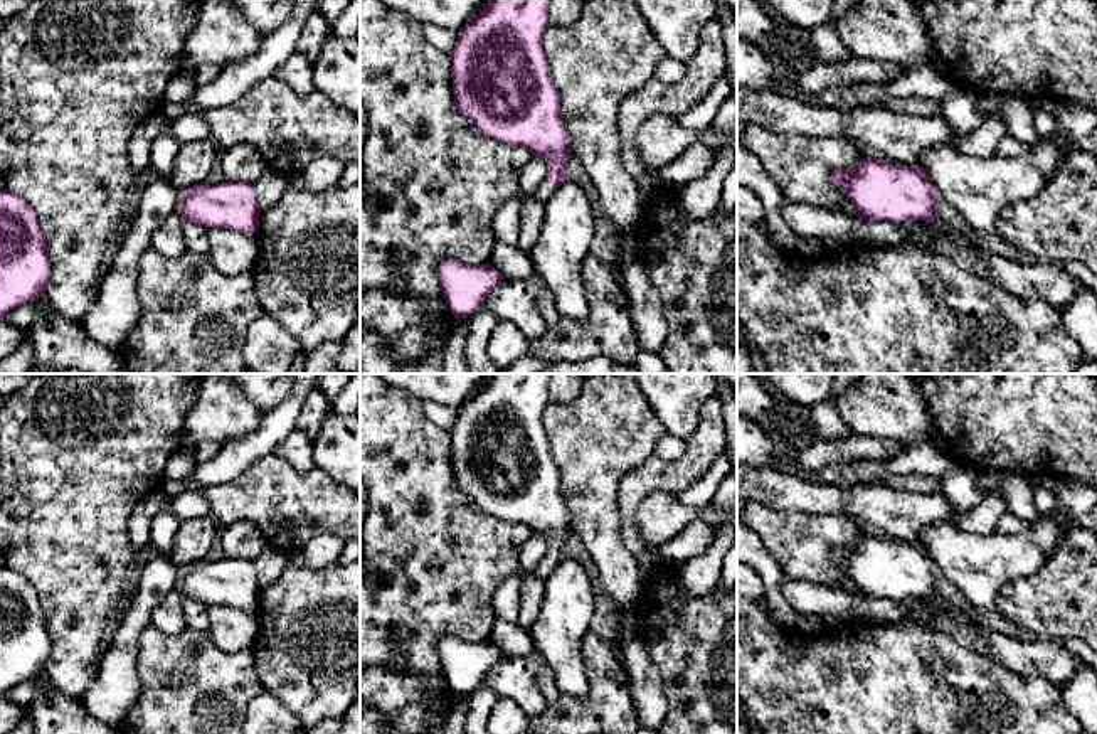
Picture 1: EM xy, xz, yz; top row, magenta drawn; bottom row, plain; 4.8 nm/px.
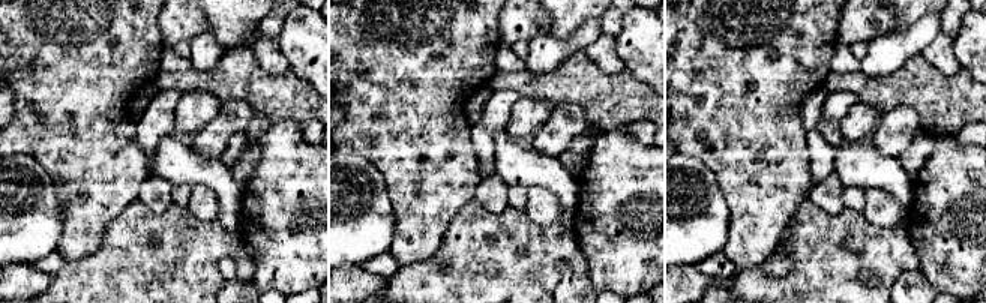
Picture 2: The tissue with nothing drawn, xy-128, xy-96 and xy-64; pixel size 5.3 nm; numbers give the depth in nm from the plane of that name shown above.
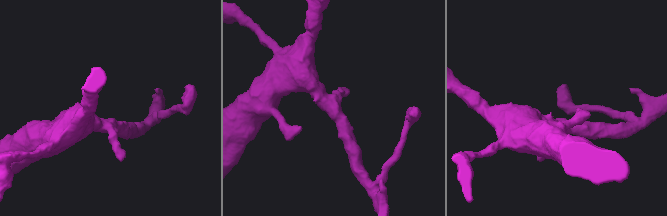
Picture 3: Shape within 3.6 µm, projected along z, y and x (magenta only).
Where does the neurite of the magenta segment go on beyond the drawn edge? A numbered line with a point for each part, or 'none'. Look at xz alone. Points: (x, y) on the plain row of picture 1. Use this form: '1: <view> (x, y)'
1: xz (544, 569)

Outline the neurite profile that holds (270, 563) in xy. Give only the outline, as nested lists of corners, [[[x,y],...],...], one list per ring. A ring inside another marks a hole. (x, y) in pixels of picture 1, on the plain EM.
[[[266,544],[261,554],[252,561],[261,588],[268,586],[286,564],[288,554]]]

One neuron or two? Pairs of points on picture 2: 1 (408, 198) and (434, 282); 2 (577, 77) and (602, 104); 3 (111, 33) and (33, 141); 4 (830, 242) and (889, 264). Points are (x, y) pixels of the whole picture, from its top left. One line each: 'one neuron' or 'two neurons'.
1: two neurons
2: one neuron
3: one neuron
4: one neuron

